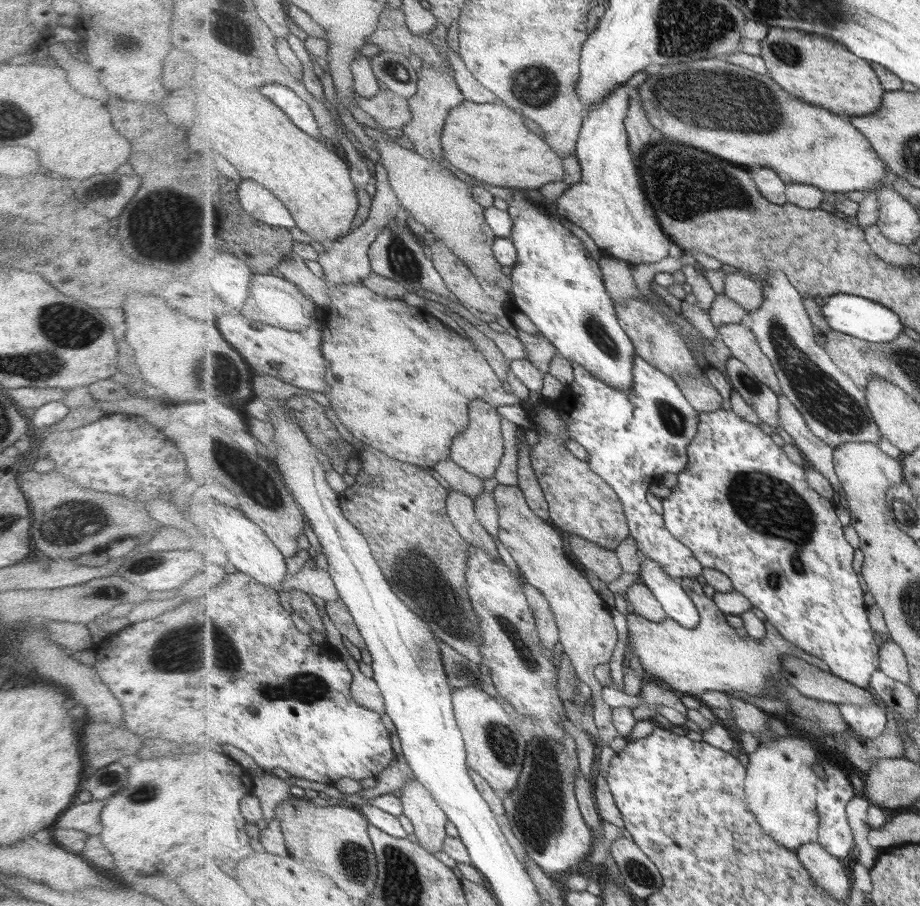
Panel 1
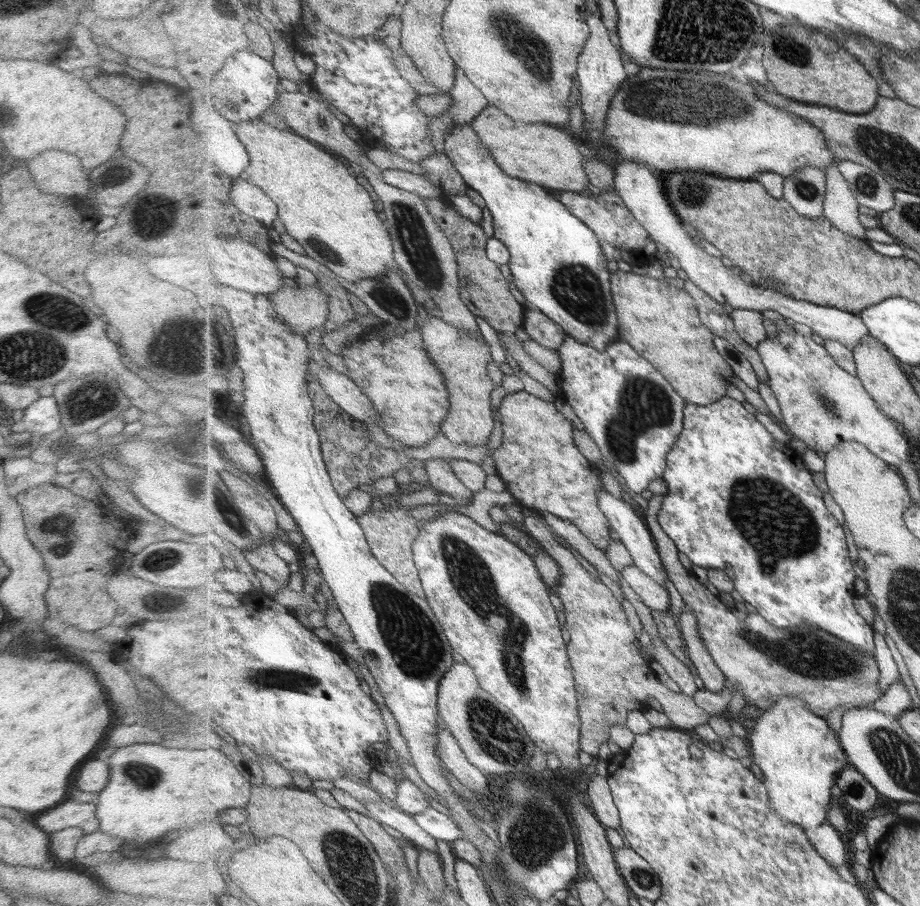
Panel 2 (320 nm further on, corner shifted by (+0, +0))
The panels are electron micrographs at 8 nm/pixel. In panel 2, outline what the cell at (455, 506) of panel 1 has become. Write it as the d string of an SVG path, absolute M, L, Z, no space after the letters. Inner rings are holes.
M431 459L425 463L428 472L428 484L425 486L431 486L441 493L450 494L461 506L471 504L474 492L469 490L456 475L450 459Z

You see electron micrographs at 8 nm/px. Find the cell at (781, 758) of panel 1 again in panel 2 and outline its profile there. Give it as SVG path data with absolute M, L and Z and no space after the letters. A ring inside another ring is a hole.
M781 697L758 718L749 737L752 762L763 772L765 782L771 782L767 792L778 814L804 829L827 824L834 802L832 790L837 786L839 771L846 769L850 760L826 718L815 714L802 698Z

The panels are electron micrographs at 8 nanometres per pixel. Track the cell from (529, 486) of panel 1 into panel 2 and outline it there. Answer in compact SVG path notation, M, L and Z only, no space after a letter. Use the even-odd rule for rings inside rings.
M526 512L521 527L561 569L561 580L556 590L564 604L566 626L570 634L568 650L571 652L572 665L575 666L578 686L582 751L595 758L605 755L605 746L612 740L613 727L626 725L631 712L644 709L647 698L651 696L661 703L664 713L679 730L690 731L707 724L709 714L696 703L694 697L663 685L647 659L641 656L639 634L629 624L629 616L611 588L607 588L591 571L585 570L575 552L557 542L551 530L535 513Z

